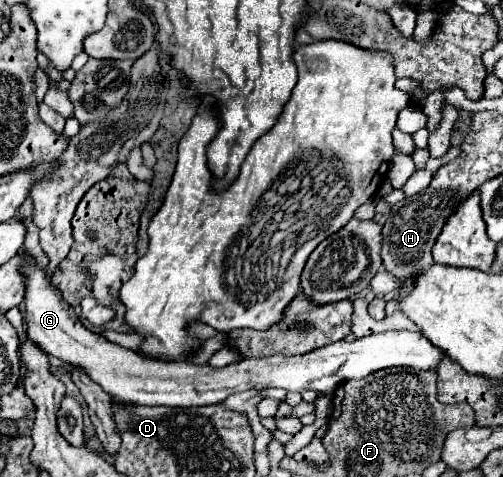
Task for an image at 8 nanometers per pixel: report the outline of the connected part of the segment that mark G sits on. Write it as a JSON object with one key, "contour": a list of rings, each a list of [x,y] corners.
{"contour":[[[25,265],[23,271],[27,275],[25,313],[29,339],[33,339],[45,353],[61,359],[63,363],[83,369],[111,397],[119,397],[133,405],[199,407],[221,403],[237,391],[265,387],[281,387],[295,393],[299,393],[301,389],[329,393],[345,381],[363,379],[365,375],[385,367],[415,367],[423,371],[437,369],[437,365],[445,357],[445,353],[431,341],[427,341],[419,331],[385,331],[371,333],[367,337],[355,339],[353,343],[337,341],[295,357],[273,355],[263,359],[243,359],[223,369],[193,365],[187,361],[167,363],[165,359],[147,359],[147,355],[139,355],[139,351],[125,349],[117,343],[107,341],[103,335],[89,331],[73,313],[73,309],[61,299],[61,293],[55,289],[55,285],[47,281],[43,269],[39,269],[37,265]]]}

